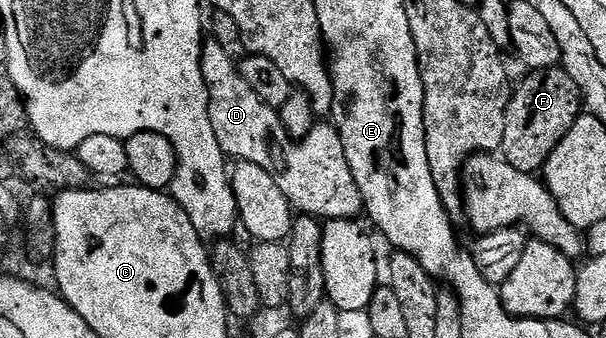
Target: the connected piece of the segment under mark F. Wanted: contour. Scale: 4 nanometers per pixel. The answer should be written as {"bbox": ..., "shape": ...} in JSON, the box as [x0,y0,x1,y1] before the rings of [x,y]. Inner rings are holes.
{"bbox":[501,68,584,174],"shape":[[[552,68],[531,72],[526,75],[528,78],[523,83],[514,87],[511,95],[511,103],[505,116],[505,136],[501,147],[502,157],[506,158],[517,172],[535,174],[542,171],[543,165],[549,160],[553,148],[561,144],[565,132],[573,128],[573,124],[579,119],[581,111],[584,109],[583,93],[577,88],[573,76],[569,76],[562,68]]]}

